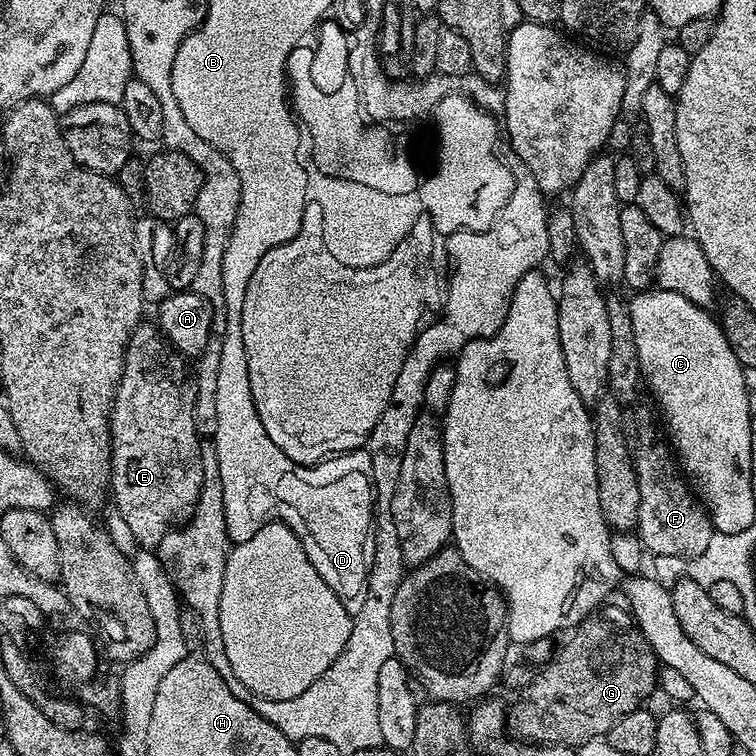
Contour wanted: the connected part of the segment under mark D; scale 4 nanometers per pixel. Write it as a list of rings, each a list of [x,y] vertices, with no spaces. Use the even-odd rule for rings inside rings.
[[[357,451],[342,452],[329,456],[318,464],[286,470],[282,478],[278,478],[276,503],[279,515],[291,524],[294,534],[302,542],[306,558],[310,558],[314,570],[322,574],[322,582],[326,582],[326,586],[330,586],[330,590],[334,590],[334,594],[338,594],[341,600],[355,601],[368,583],[368,575],[374,562],[376,490],[372,487],[372,459],[366,454],[360,455]],[[356,472],[360,472],[360,488],[356,488]]]

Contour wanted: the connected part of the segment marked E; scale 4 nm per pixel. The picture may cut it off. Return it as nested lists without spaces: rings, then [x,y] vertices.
[[[141,322],[124,347],[124,369],[116,384],[116,397],[112,399],[108,418],[112,431],[110,496],[141,549],[155,549],[166,533],[186,525],[202,490],[202,438],[196,432],[196,381],[184,362],[185,357],[165,339],[155,323]]]

